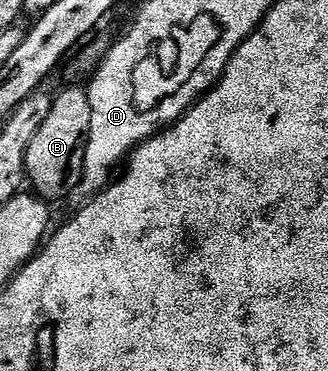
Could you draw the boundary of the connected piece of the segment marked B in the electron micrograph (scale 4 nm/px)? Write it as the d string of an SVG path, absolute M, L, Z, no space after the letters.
M73 84L70 90L65 90L60 95L54 97L51 104L51 112L47 112L47 120L39 124L39 132L35 132L35 137L31 139L31 144L27 148L25 157L25 177L32 193L42 200L49 198L61 198L65 193L72 191L76 187L81 176L81 165L85 155L85 141L89 138L89 125L91 124L91 100L80 85Z

